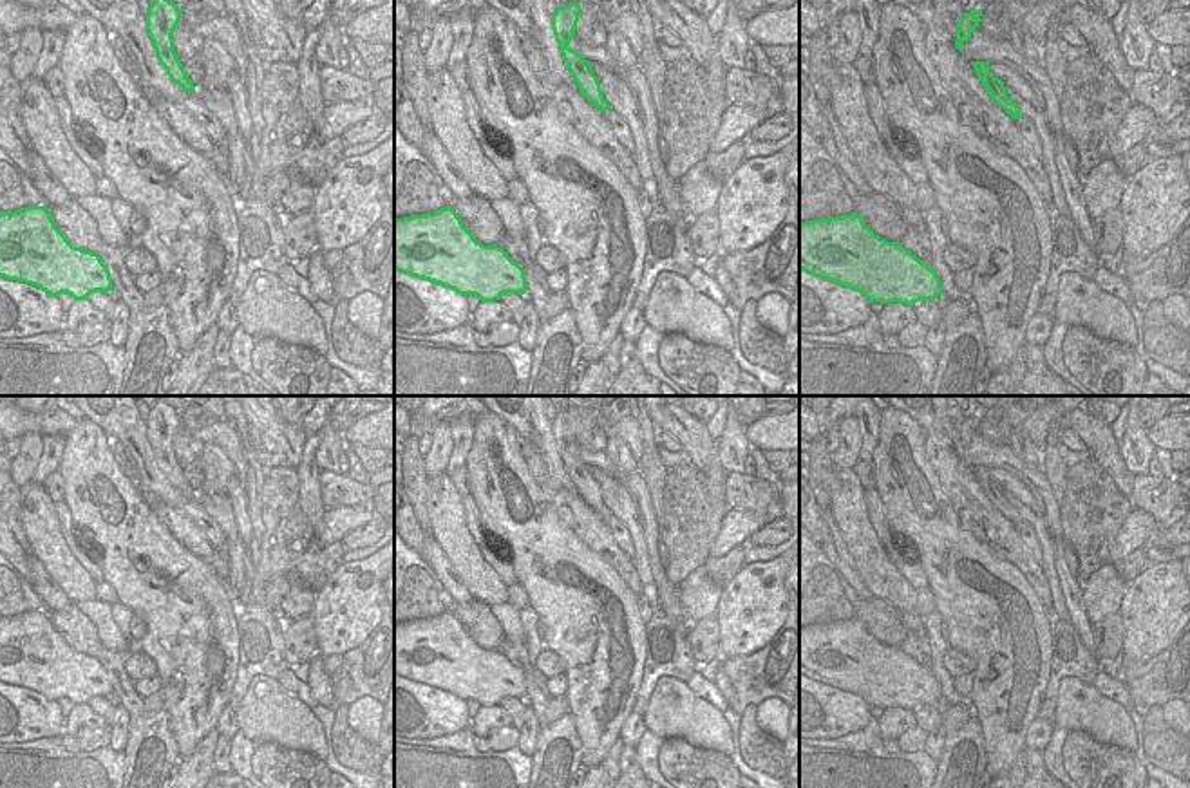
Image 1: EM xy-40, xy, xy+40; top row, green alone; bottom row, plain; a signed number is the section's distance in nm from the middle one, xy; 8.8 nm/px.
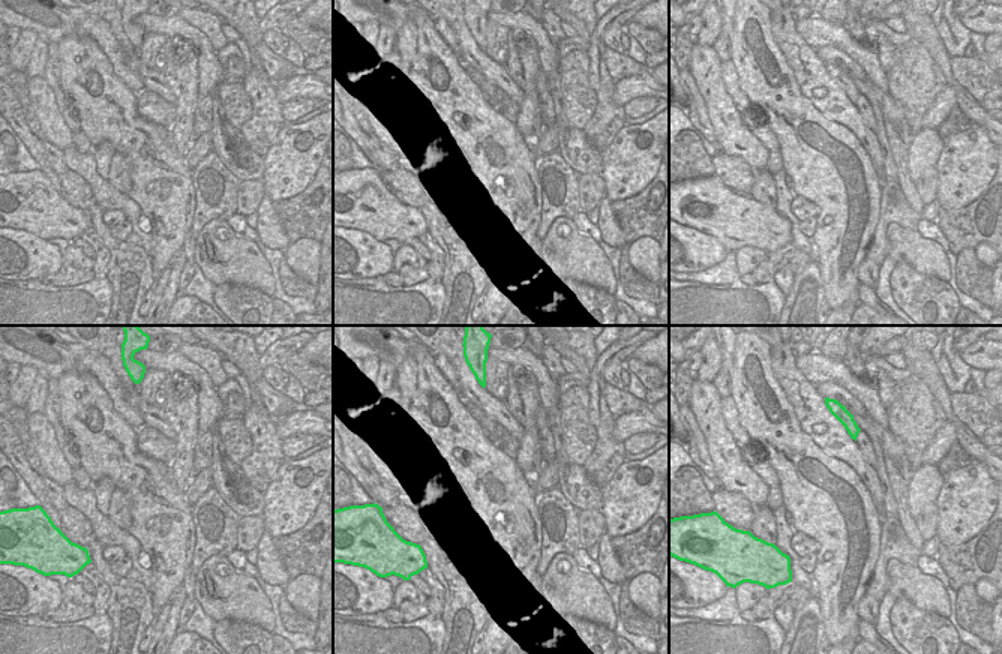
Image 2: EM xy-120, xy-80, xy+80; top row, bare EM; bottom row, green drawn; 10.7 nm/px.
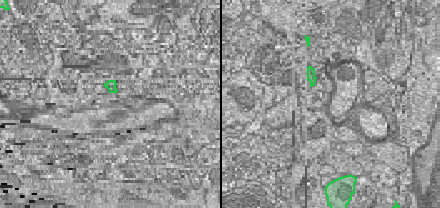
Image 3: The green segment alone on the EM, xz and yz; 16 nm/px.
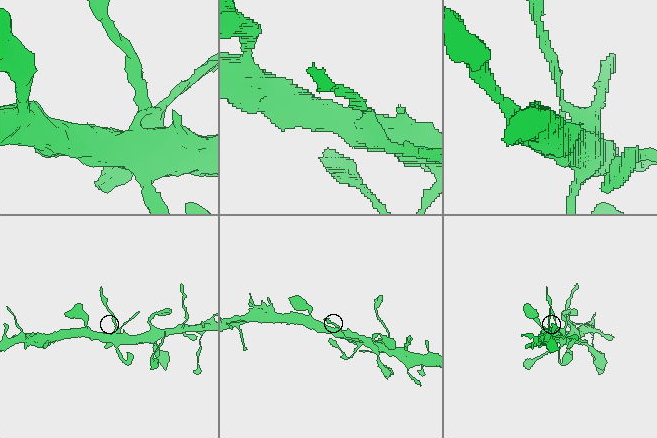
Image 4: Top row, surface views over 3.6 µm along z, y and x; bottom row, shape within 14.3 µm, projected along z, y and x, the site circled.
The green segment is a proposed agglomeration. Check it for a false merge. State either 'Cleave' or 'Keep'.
Cleave

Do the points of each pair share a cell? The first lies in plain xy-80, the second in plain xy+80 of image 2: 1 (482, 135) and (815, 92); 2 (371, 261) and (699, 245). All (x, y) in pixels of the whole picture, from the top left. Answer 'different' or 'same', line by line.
1: different
2: same

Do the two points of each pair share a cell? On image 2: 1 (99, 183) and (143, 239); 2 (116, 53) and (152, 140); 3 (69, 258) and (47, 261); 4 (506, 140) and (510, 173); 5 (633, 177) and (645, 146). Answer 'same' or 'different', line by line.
1: same
2: different
3: different
4: same
5: same

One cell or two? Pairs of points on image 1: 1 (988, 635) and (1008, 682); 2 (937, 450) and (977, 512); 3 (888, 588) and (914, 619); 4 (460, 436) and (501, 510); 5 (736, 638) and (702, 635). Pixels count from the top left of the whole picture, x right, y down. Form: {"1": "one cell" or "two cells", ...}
{"1": "one cell", "2": "one cell", "3": "two cells", "4": "two cells", "5": "two cells"}

